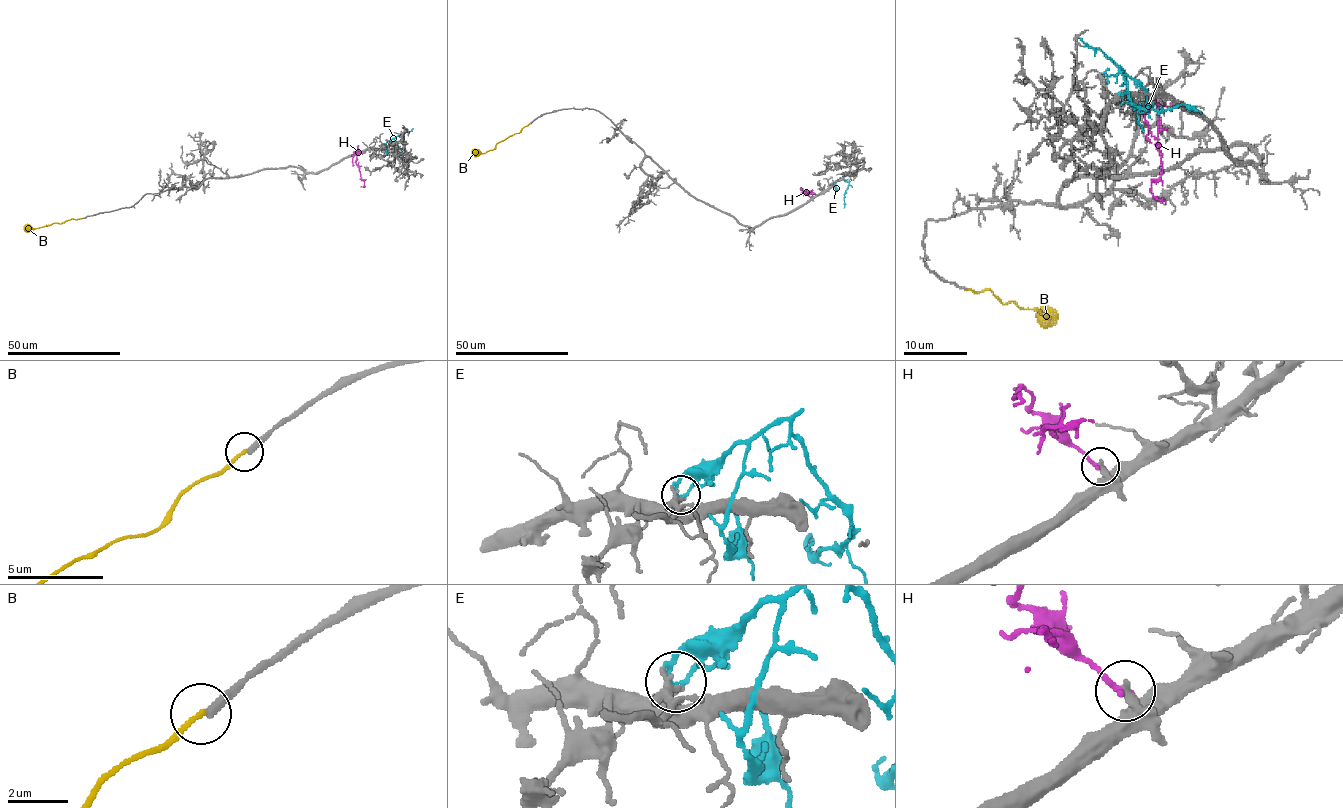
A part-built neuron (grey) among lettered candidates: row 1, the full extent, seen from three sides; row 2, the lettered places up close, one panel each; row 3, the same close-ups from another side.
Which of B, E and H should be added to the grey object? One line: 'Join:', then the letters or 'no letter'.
Join: no letter

